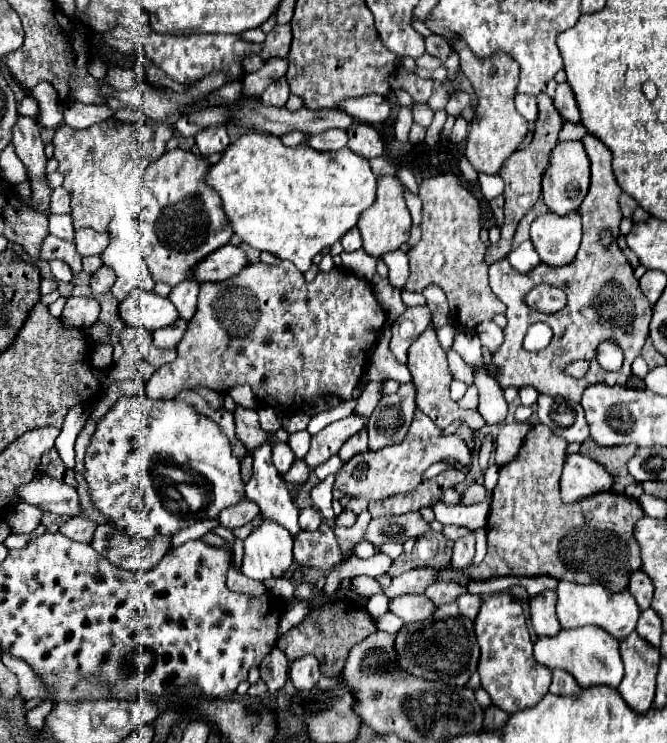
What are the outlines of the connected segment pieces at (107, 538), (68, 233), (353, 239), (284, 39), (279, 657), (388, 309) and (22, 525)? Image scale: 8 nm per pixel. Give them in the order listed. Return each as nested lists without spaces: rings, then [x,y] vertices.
[[[97,525],[91,545],[97,553],[107,557],[111,563],[129,571],[149,571],[153,569],[163,555],[169,551],[171,537],[155,537],[153,541],[135,543],[125,541],[121,533],[113,529],[113,525]]]
[[[51,215],[49,217],[49,233],[57,235],[65,241],[73,241],[73,237],[75,237],[73,217],[71,215]]]
[[[357,227],[349,229],[349,231],[341,237],[341,245],[343,245],[345,251],[357,251],[357,249],[361,249],[361,233],[359,233],[359,229],[357,229]]]
[[[275,25],[271,33],[267,33],[267,39],[263,41],[261,59],[267,61],[271,57],[287,57],[291,47],[291,25]]]
[[[273,649],[259,665],[261,669],[261,679],[267,683],[269,693],[277,693],[285,681],[287,681],[287,673],[289,673],[289,661],[285,657],[285,653],[281,653],[281,649]]]
[[[375,275],[375,277],[371,279],[371,283],[373,283],[373,289],[375,289],[375,293],[377,293],[377,299],[381,301],[381,307],[383,307],[385,313],[387,313],[387,321],[393,323],[393,321],[407,309],[407,305],[405,305],[403,299],[401,299],[401,291],[395,289],[395,287],[389,283],[387,277]]]
[[[17,503],[15,509],[13,507],[9,509],[7,523],[11,525],[13,533],[27,533],[29,535],[39,527],[41,515],[43,515],[43,511],[39,507],[33,507],[29,503]]]

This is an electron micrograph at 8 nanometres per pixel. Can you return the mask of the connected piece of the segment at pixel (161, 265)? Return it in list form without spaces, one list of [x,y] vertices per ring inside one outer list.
[[[177,147],[145,171],[141,195],[149,195],[149,241],[143,241],[141,253],[155,281],[171,287],[187,281],[193,269],[209,253],[227,245],[233,235],[221,197],[205,181],[209,169],[211,163],[203,155]]]

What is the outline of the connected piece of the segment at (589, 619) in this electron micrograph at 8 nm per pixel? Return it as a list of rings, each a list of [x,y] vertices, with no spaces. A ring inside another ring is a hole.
[[[559,581],[557,587],[557,617],[563,629],[573,629],[581,625],[601,625],[605,631],[613,633],[617,639],[625,639],[637,625],[639,607],[629,591],[613,593],[601,583],[571,583]]]

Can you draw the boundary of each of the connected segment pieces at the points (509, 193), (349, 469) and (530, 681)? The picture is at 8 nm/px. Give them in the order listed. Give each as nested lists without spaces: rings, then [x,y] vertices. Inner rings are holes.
[[[545,93],[537,95],[537,103],[539,103],[539,117],[535,121],[535,137],[533,137],[533,141],[529,143],[529,147],[513,153],[513,157],[509,157],[509,161],[501,169],[501,177],[505,181],[505,191],[503,191],[503,195],[505,195],[505,223],[501,225],[501,239],[499,239],[499,243],[487,247],[485,261],[489,265],[493,261],[499,261],[501,257],[509,255],[517,223],[537,203],[537,199],[541,195],[541,177],[543,177],[545,169],[549,167],[551,151],[557,145],[557,135],[559,135],[559,131],[561,131],[561,127],[565,123],[565,119],[559,115],[559,111],[555,109],[553,99],[549,95],[545,95]]]
[[[415,411],[411,427],[401,443],[389,445],[377,451],[363,451],[351,457],[341,467],[341,471],[337,473],[335,485],[333,485],[333,497],[341,499],[343,495],[351,495],[351,497],[373,501],[373,499],[385,499],[397,493],[407,493],[409,489],[415,489],[421,483],[421,473],[429,465],[449,455],[455,455],[465,467],[471,461],[471,449],[465,441],[461,441],[457,435],[447,435],[447,437],[441,435],[441,431],[435,427],[435,423],[425,413]]]
[[[509,591],[483,597],[481,613],[475,619],[475,633],[481,647],[481,685],[491,695],[493,705],[507,713],[517,713],[537,705],[537,701],[541,701],[541,697],[549,691],[551,669],[533,659],[531,635],[521,603],[515,601]]]

